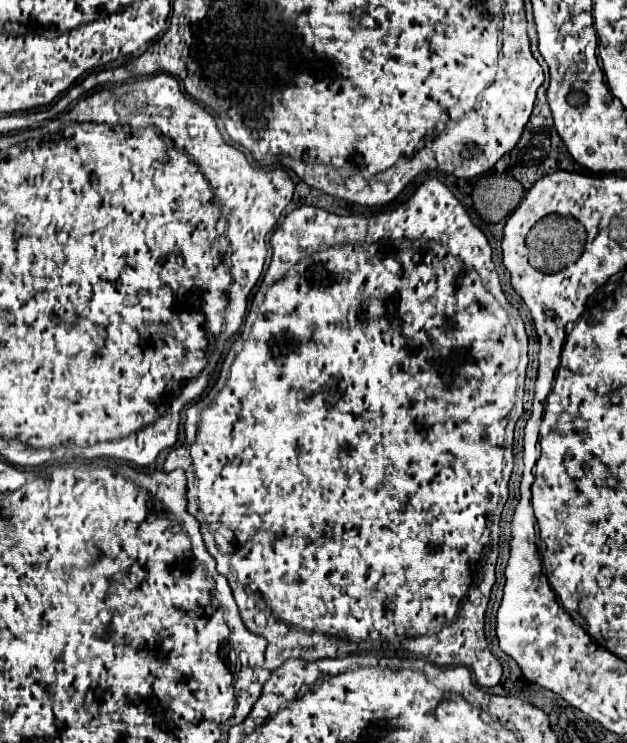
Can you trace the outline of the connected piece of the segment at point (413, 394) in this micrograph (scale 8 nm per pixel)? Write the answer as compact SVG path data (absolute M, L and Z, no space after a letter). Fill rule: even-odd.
M426 179L406 203L372 217L340 217L318 207L302 205L286 215L284 223L274 231L270 243L272 251L280 257L274 257L272 253L270 267L258 293L254 295L244 327L225 356L210 393L186 410L184 433L186 438L192 438L192 443L184 441L182 447L172 449L163 464L163 471L168 473L176 467L184 469L184 461L180 459L186 455L184 473L190 475L190 503L194 503L194 507L188 507L188 511L200 523L206 549L216 559L216 569L226 575L232 587L244 625L268 641L268 671L276 671L292 657L313 662L324 657L348 655L348 647L342 647L342 639L350 639L366 641L366 649L376 647L410 651L438 667L464 665L474 673L480 687L498 685L502 665L488 649L488 641L484 637L484 613L496 581L494 567L500 541L498 523L508 501L508 481L514 467L514 427L524 411L522 395L528 365L528 337L522 317L502 293L498 273L490 259L486 235L472 223L468 211L444 183L438 179ZM414 331L422 331L422 339L418 339L418 343L414 341Z

